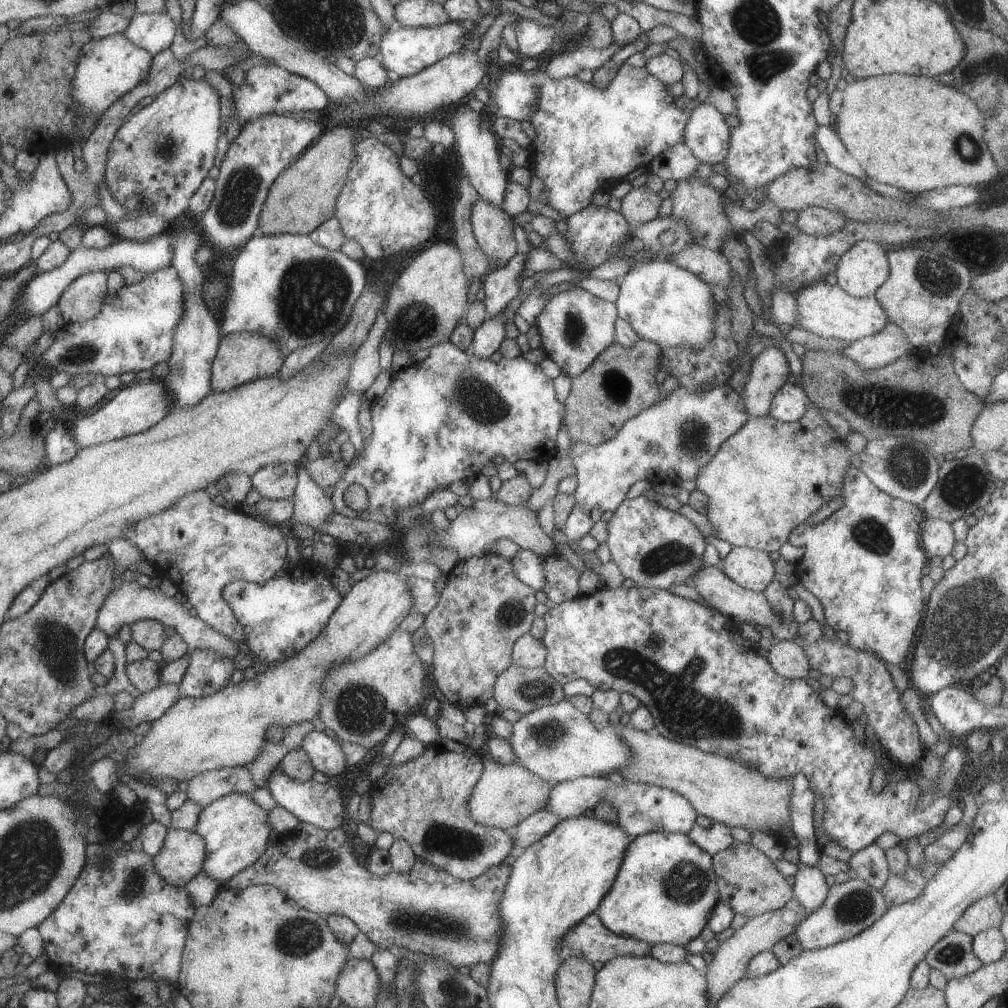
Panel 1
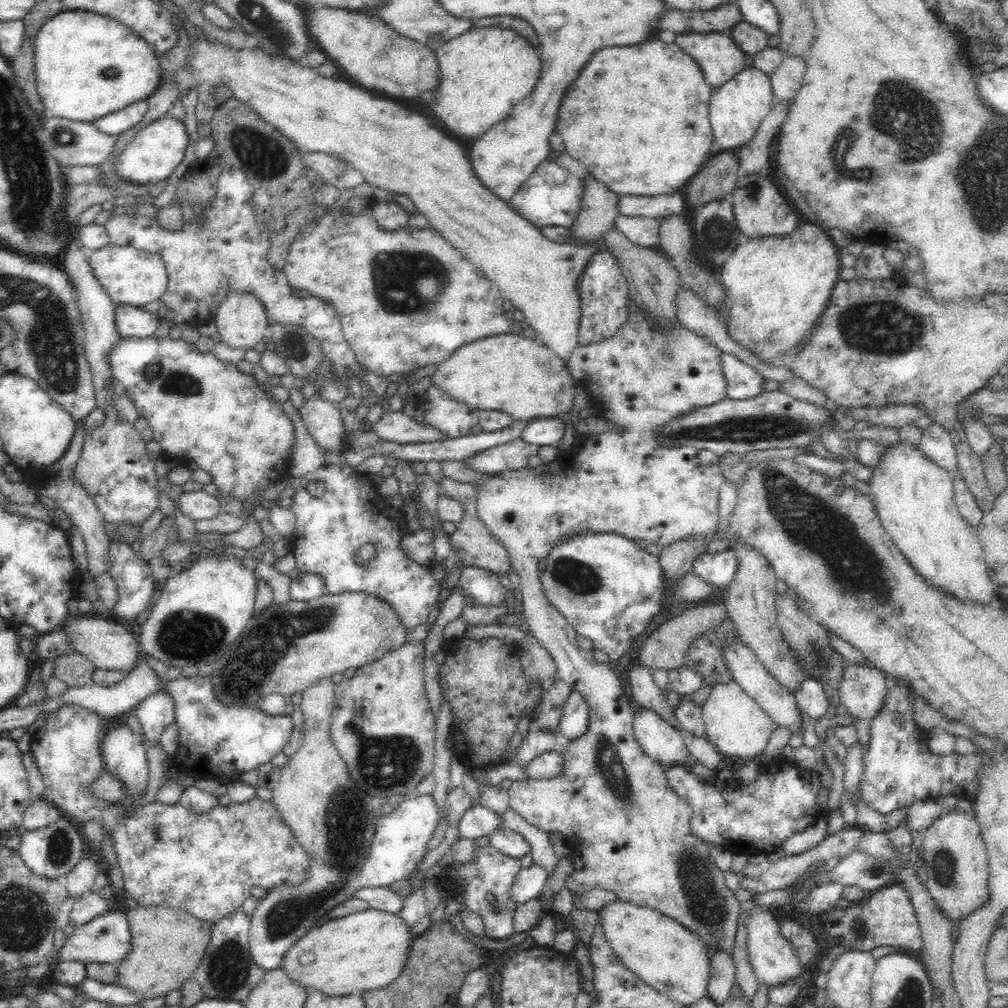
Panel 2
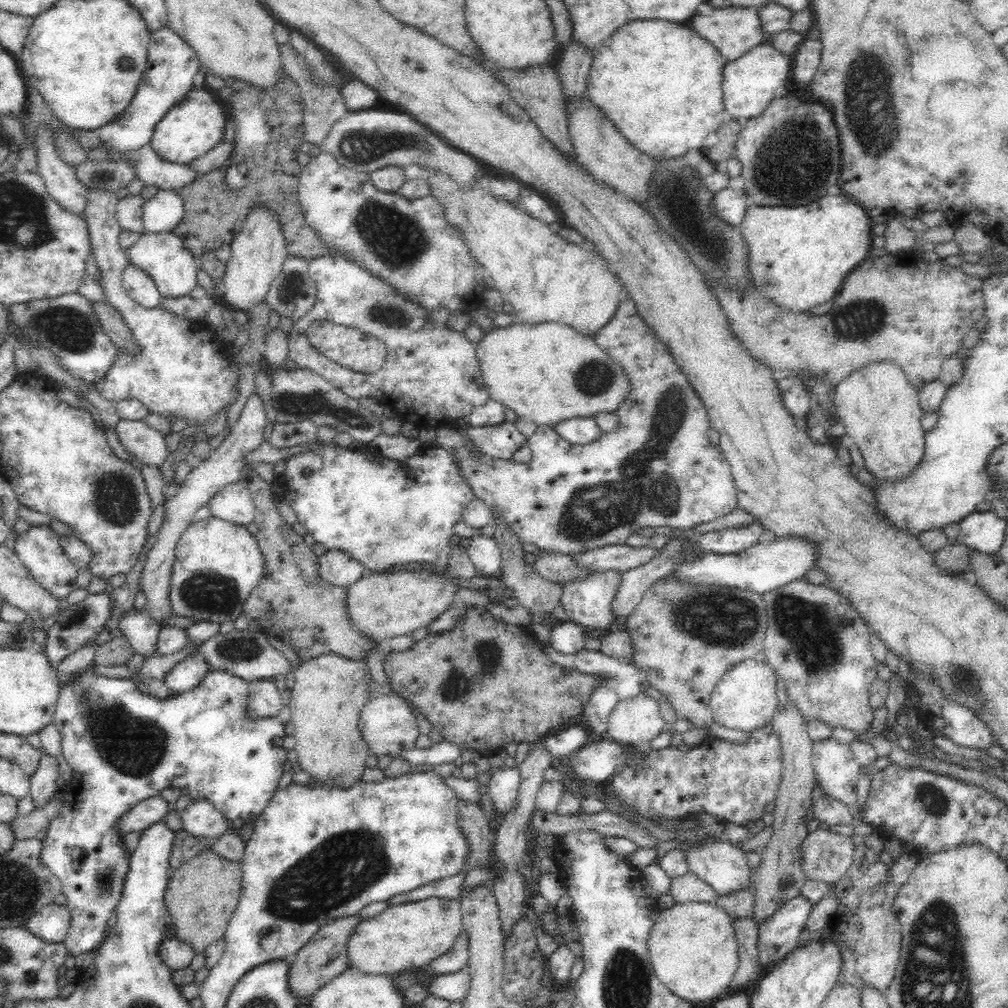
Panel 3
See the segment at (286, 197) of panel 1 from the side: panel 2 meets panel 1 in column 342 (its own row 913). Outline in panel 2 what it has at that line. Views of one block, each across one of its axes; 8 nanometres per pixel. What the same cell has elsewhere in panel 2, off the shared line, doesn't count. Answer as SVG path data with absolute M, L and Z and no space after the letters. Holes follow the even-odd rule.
M132 904L126 912L132 936L132 950L118 965L115 984L141 994L143 998L165 996L179 989L202 962L210 946L214 923L200 921L186 911L168 906Z

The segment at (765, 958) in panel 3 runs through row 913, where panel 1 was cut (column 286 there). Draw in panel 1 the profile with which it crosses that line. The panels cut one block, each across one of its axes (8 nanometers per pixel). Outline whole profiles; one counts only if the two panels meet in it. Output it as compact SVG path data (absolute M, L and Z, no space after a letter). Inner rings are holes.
M281 764L275 769L266 786L270 789L270 793L277 805L295 815L298 821L309 823L324 831L332 831L341 828L341 826L346 826L348 815L346 808L344 808L342 794L340 794L338 788L334 788L328 783L318 784L312 779L304 783L290 779L281 770Z

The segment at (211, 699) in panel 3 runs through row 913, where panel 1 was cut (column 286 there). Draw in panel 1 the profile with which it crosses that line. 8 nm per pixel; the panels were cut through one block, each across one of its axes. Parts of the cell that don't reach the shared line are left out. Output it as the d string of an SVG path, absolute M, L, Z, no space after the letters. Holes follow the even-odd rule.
M274 63L249 67L244 84L233 84L232 91L232 100L236 107L234 118L241 126L271 113L283 115L284 112L323 112L326 106L329 106L328 96L318 84L308 78L290 73Z

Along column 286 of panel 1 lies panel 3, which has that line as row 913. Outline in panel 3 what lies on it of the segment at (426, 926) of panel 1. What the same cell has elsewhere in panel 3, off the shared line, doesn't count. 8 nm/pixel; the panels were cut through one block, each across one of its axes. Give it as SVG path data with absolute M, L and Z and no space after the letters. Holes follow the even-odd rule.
M855 845L854 854L852 854L852 866L846 872L846 876L836 883L835 888L838 910L832 914L827 929L821 932L824 941L832 938L838 942L838 949L842 955L840 975L844 976L846 983L860 988L872 985L883 994L892 982L897 970L902 943L902 926L895 910L893 910L897 888L890 881L889 865L882 863L879 860L879 855L876 855L876 852L866 845Z

